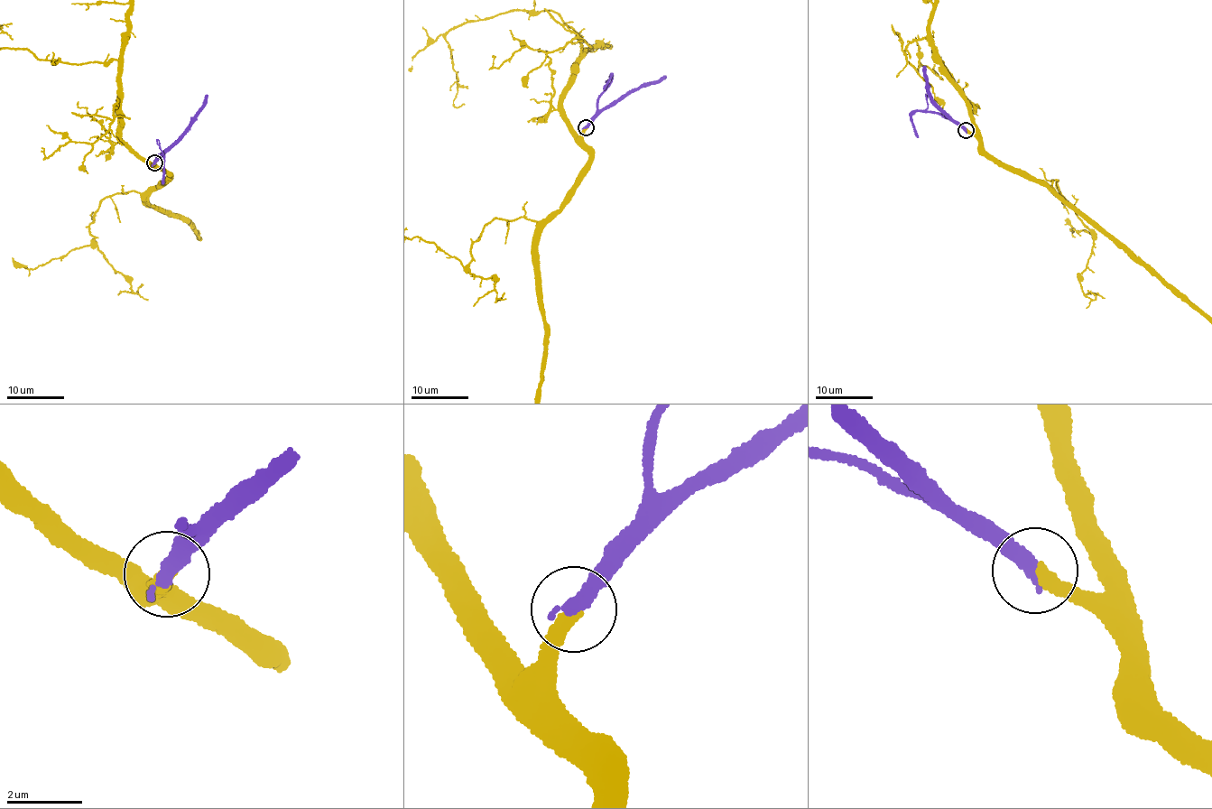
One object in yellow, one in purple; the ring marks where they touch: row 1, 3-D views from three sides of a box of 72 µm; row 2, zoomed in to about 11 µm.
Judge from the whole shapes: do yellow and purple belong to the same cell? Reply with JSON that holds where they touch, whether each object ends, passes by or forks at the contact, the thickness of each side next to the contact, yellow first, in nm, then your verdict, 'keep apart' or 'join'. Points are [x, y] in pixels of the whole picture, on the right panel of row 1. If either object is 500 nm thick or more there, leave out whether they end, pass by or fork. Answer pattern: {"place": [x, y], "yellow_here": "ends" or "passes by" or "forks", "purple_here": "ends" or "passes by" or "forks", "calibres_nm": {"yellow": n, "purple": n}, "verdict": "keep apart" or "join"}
{"place": [966, 130], "yellow_here": "ends", "purple_here": "ends", "calibres_nm": {"yellow": 400, "purple": 440}, "verdict": "join"}

